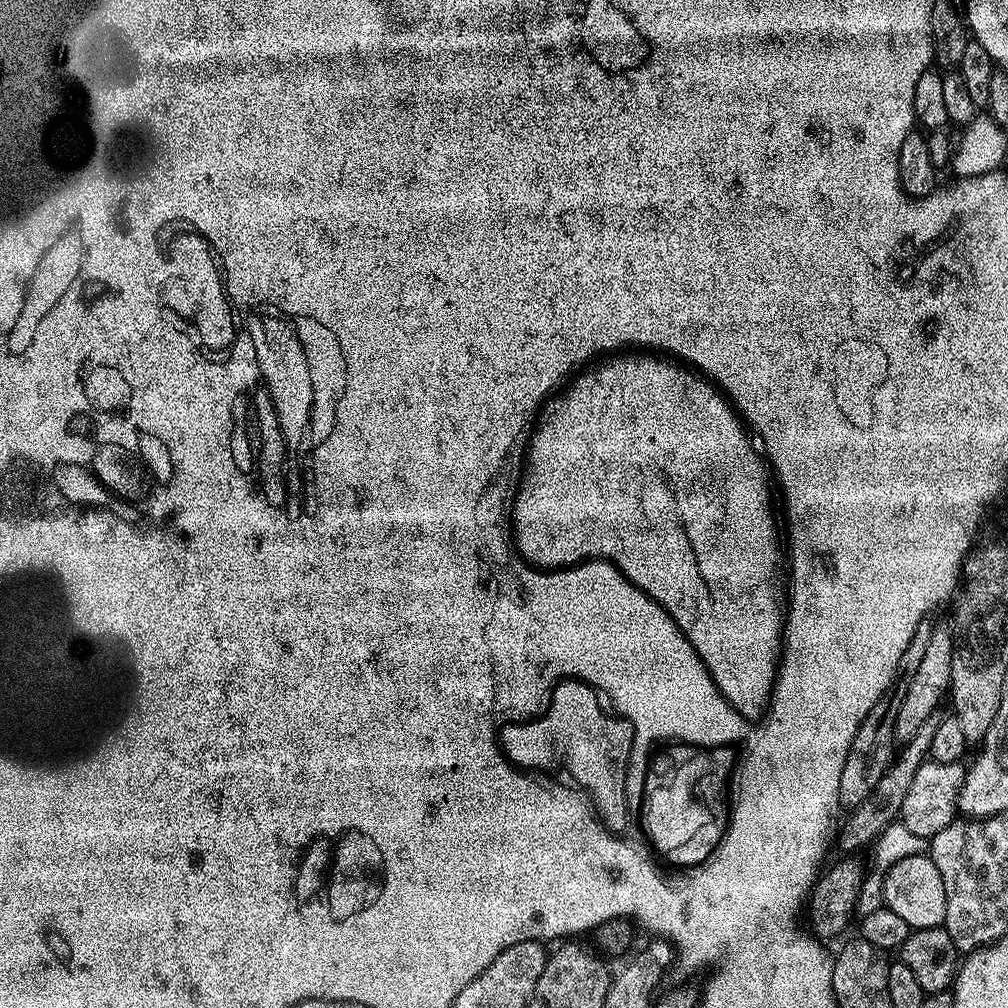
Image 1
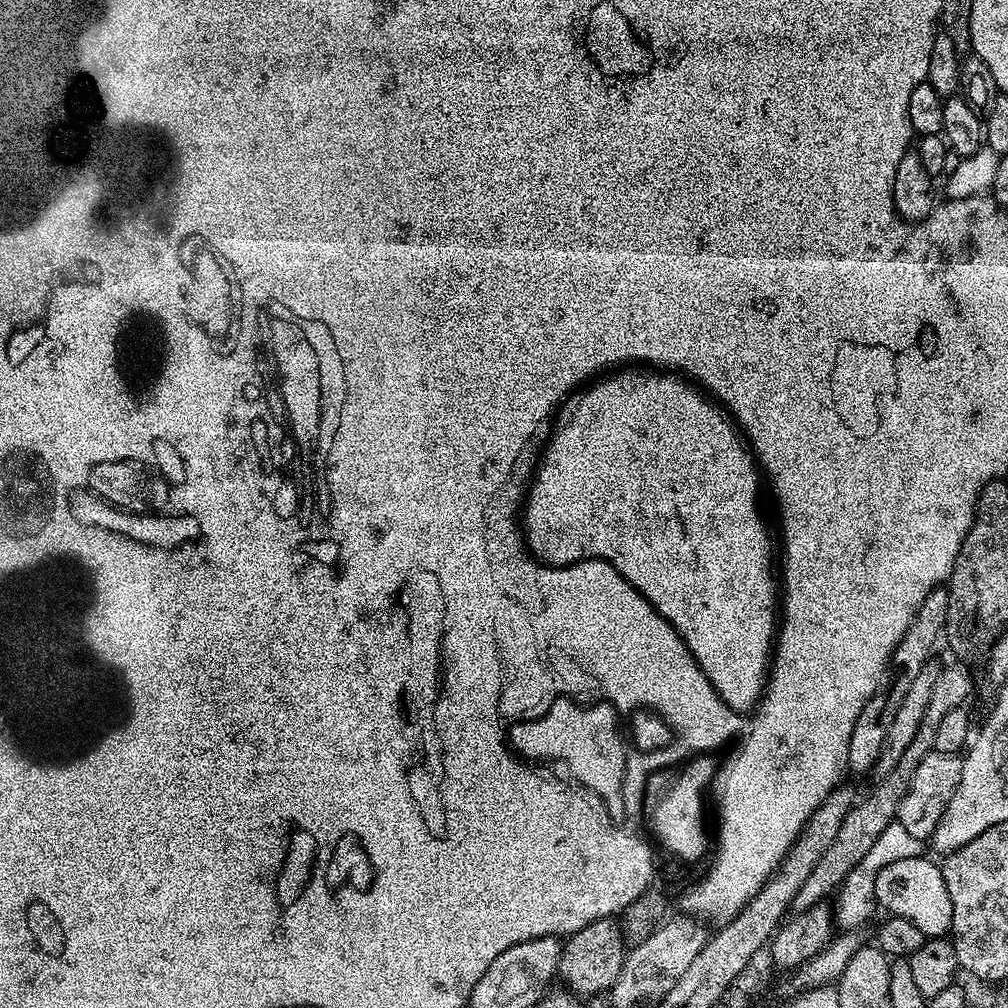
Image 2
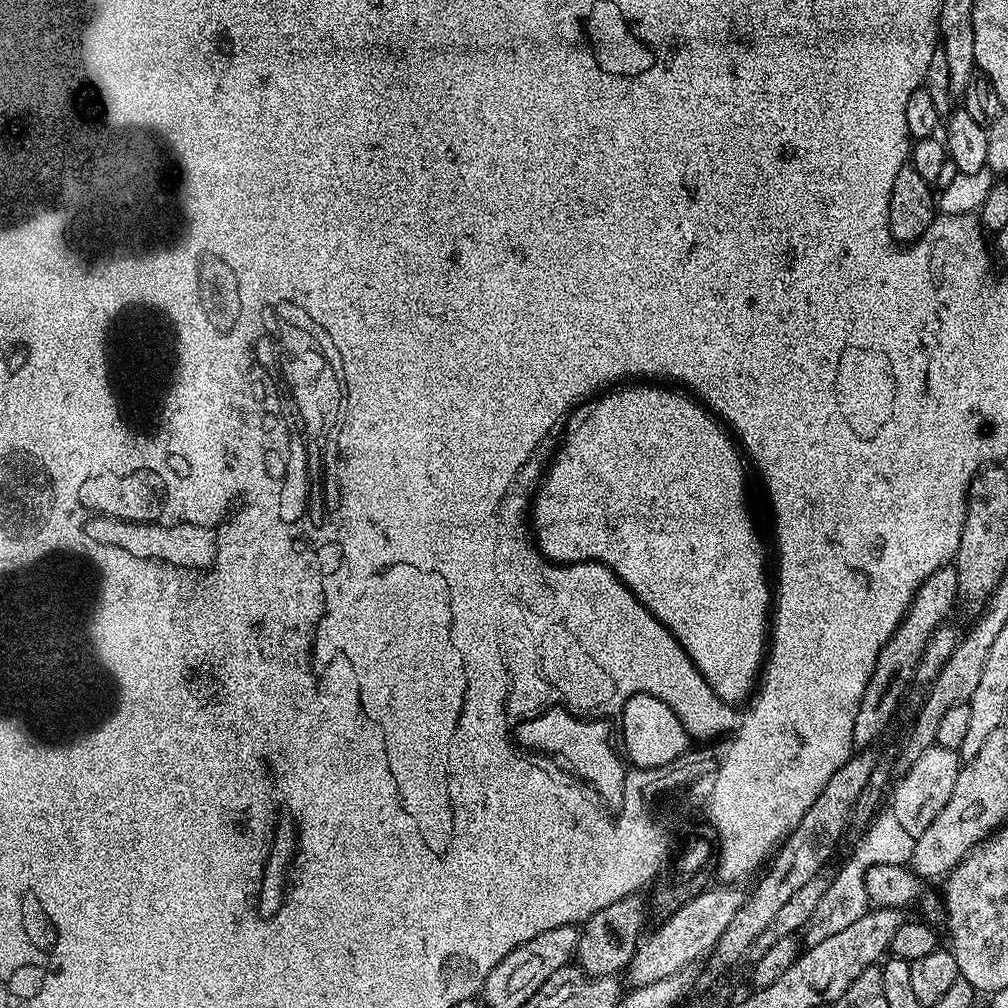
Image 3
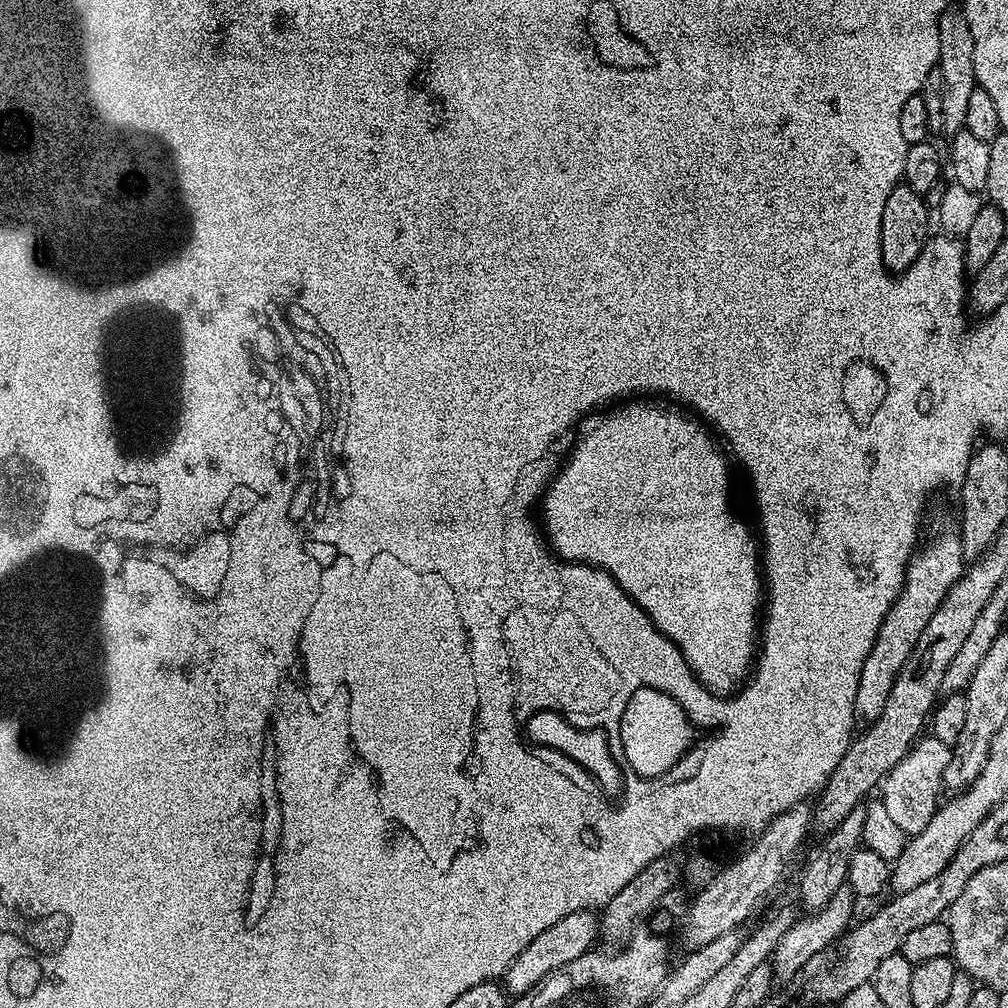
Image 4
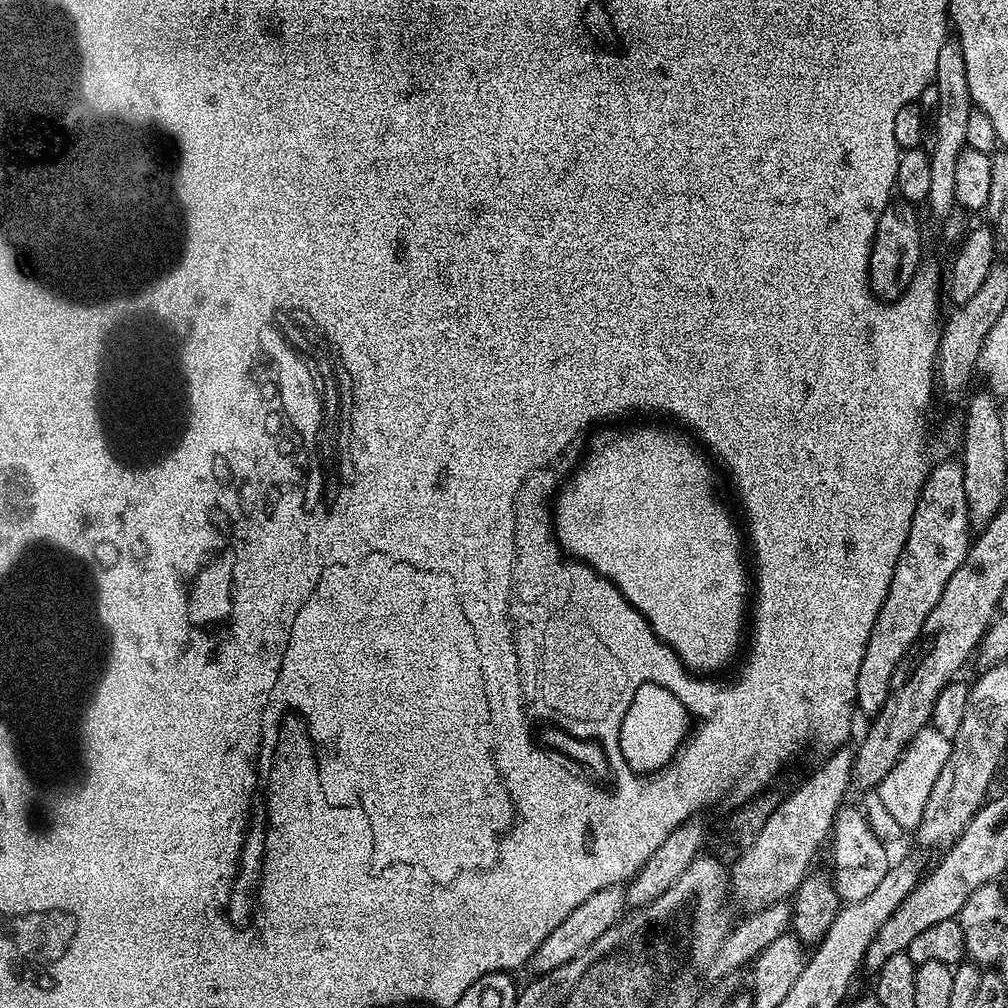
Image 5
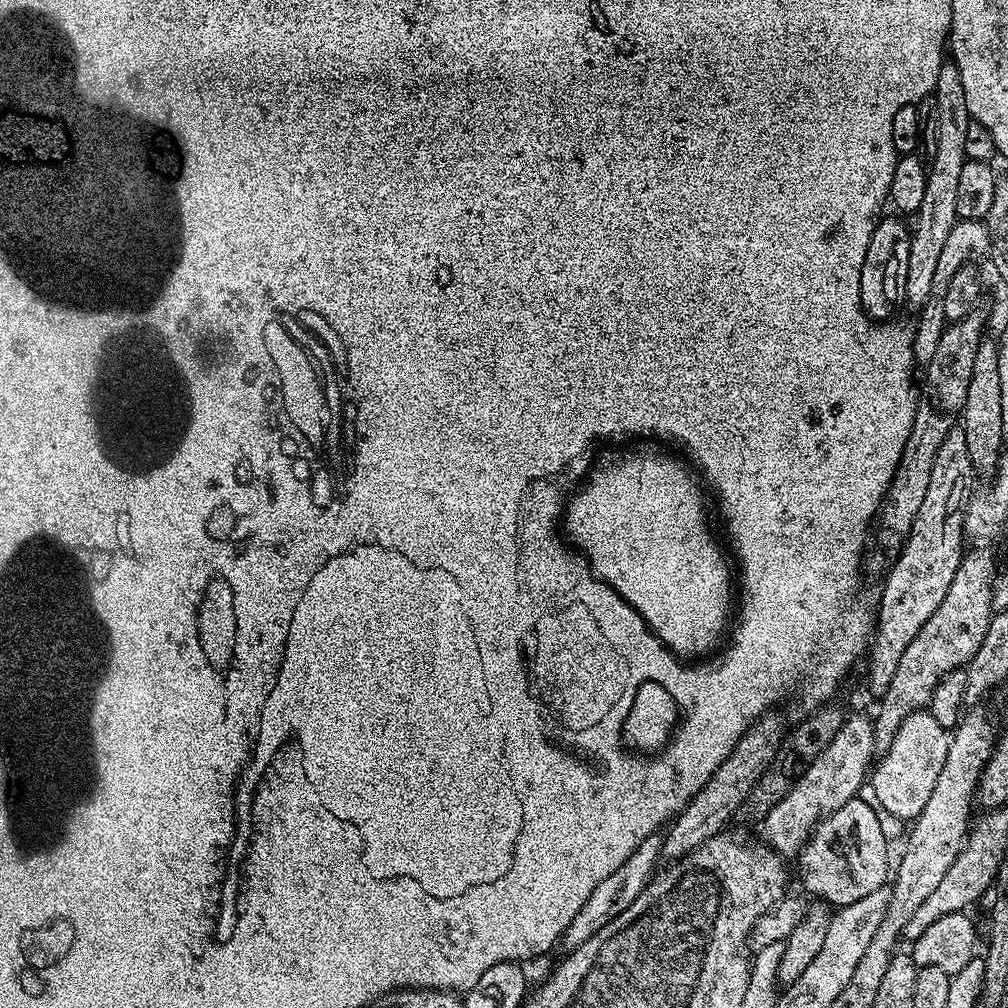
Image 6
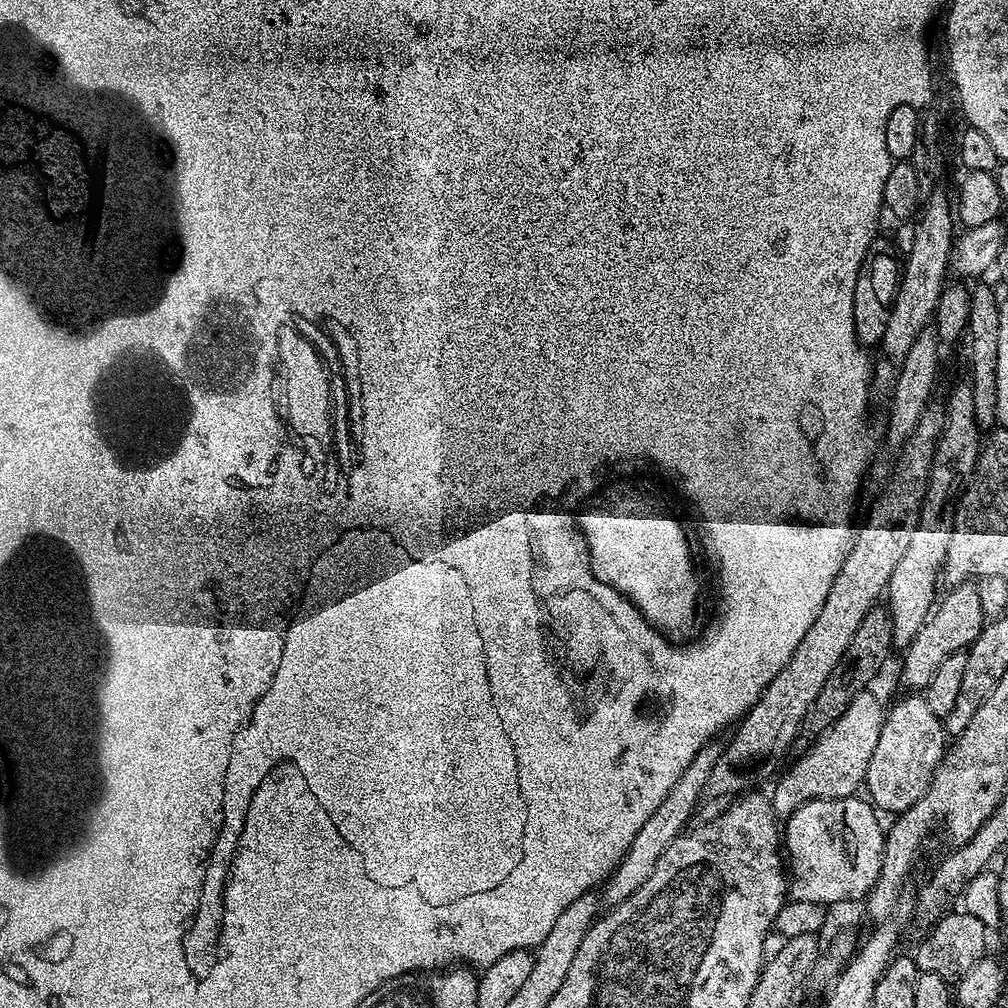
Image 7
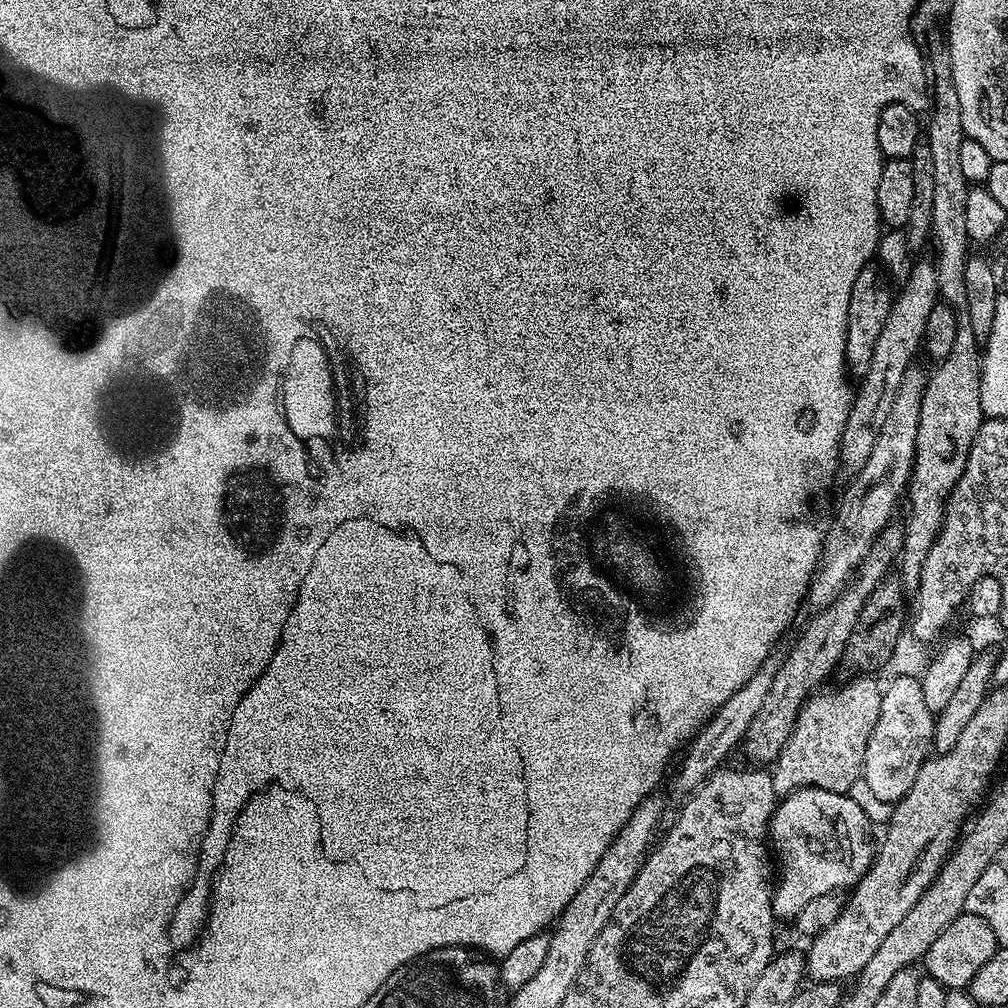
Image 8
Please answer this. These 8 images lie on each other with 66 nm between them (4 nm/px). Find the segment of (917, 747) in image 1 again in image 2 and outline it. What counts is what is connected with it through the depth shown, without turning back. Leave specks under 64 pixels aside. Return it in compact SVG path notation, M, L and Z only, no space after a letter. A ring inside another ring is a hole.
M952 664L949 668L945 667L941 671L938 682L934 682L933 695L930 698L929 705L926 706L922 720L918 724L918 731L914 734L909 749L902 754L898 765L894 766L886 778L874 784L875 787L865 799L863 797L847 812L834 842L830 844L830 848L824 853L821 861L810 872L809 877L806 878L801 889L792 899L790 908L794 914L804 913L815 904L823 903L828 895L831 897L842 885L850 870L868 854L882 832L892 821L896 820L898 806L901 804L902 798L905 797L906 791L910 788L910 781L914 778L919 763L922 762L926 754L934 750L935 731L938 730L938 725L941 724L943 716L950 710L963 708L969 703L967 700L968 695L972 692L972 676L963 668L965 665L960 664Z

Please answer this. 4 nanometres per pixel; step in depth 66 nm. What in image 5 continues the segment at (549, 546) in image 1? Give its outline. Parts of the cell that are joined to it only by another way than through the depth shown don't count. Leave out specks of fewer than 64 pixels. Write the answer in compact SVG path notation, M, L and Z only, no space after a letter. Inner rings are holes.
M608 428L591 437L590 447L581 459L577 469L567 477L566 483L559 489L560 497L554 500L554 536L555 543L569 557L589 564L600 576L604 576L614 587L623 589L624 584L636 584L637 605L642 606L646 622L657 633L672 632L670 643L676 657L684 661L684 652L737 652L742 648L740 635L745 635L744 595L749 595L750 580L744 577L744 556L740 553L740 532L732 521L724 504L712 493L712 468L708 465L709 457L699 447L695 448L688 440L667 432L664 428Z

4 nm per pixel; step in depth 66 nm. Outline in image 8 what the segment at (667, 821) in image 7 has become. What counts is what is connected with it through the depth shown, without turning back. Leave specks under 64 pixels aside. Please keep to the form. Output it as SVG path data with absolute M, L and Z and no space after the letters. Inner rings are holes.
M775 655L767 656L759 672L755 672L738 690L720 707L707 724L692 737L683 753L684 762L680 766L680 773L676 776L672 788L680 795L687 798L698 791L706 782L706 778L725 763L724 760L732 751L741 747L746 730L750 730L750 722L754 722L754 714L762 710L762 702L766 702L766 694L770 694L770 686L774 686L774 676L778 674L781 661Z

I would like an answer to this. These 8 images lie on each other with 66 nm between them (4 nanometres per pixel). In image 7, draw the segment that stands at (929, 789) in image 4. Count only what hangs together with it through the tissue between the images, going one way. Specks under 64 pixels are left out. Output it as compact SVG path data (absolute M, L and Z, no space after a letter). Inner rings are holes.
M908 694L905 700L887 709L882 734L878 734L878 746L868 763L864 782L870 786L871 803L877 808L895 814L910 810L930 786L936 767L946 751L945 725L941 717L926 706L923 695Z

